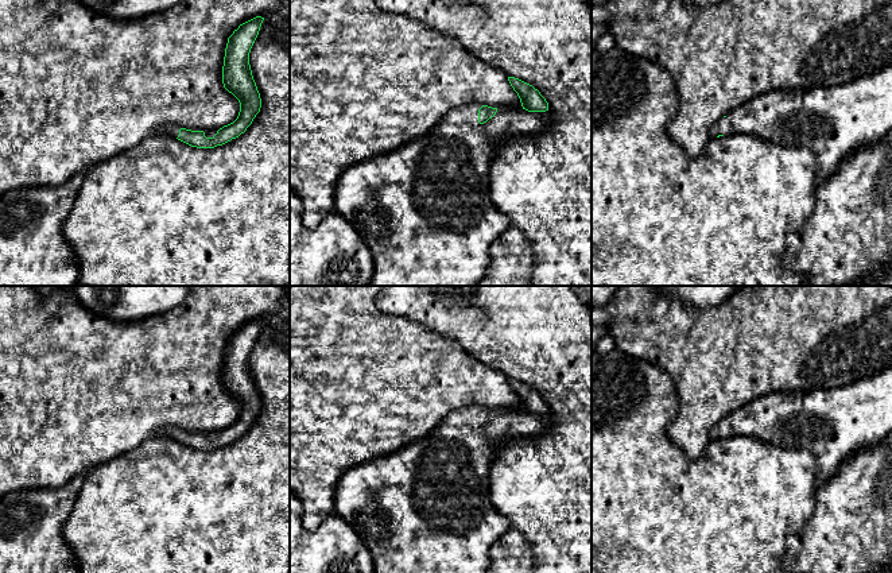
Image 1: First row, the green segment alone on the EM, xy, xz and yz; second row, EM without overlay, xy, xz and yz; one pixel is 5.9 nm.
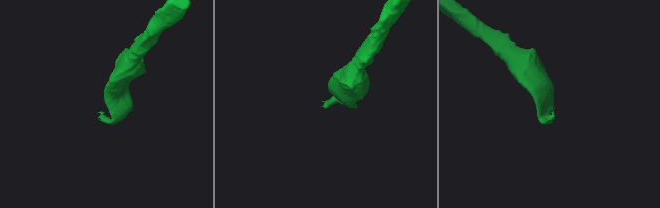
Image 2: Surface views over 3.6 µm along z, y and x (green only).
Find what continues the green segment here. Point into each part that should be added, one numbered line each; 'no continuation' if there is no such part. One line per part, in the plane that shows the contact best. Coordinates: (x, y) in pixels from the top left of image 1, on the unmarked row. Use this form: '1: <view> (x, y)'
1: xz (425, 508)

